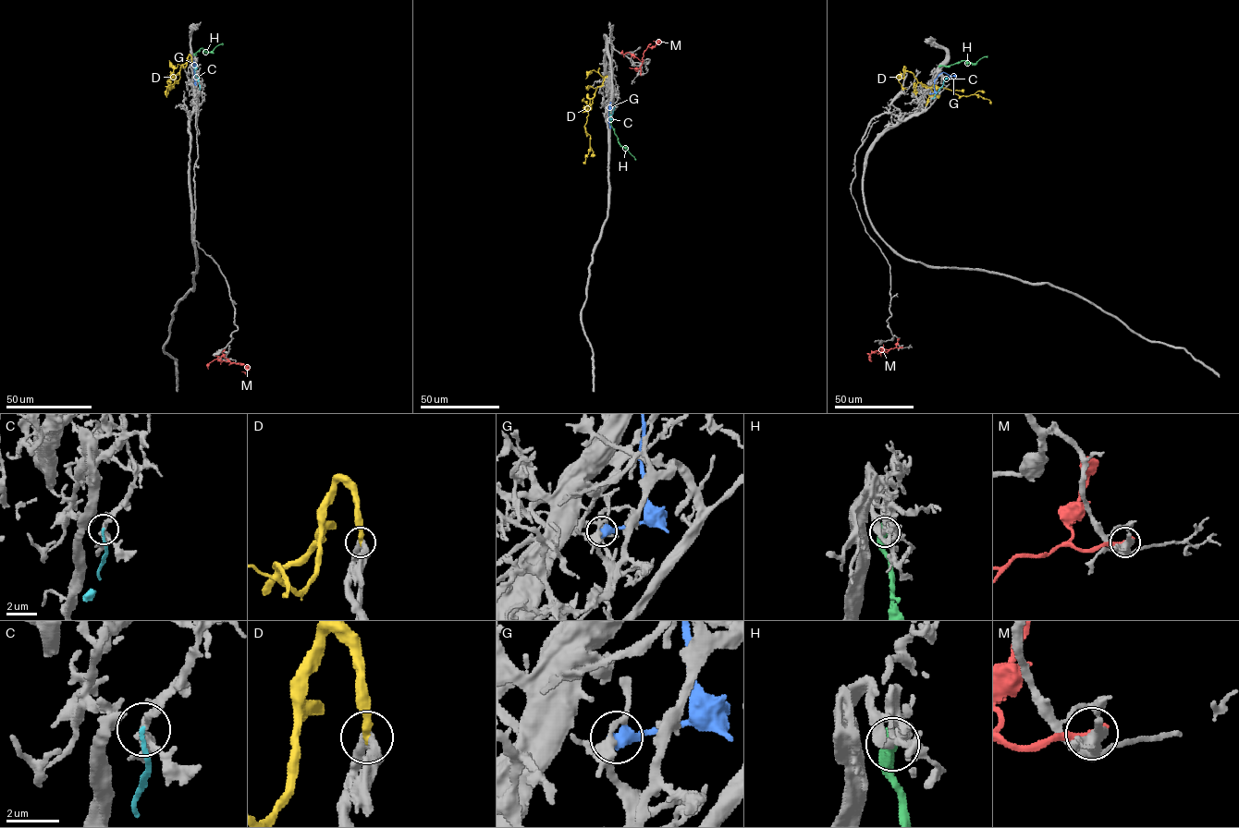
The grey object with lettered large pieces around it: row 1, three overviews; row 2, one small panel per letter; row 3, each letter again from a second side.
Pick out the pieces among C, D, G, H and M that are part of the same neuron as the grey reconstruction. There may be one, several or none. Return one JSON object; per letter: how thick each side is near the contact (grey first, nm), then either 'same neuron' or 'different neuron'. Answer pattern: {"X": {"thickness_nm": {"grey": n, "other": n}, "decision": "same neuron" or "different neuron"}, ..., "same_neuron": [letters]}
{"C": {"thickness_nm": {"grey": 220, "other": 150}, "decision": "different neuron"}, "D": {"thickness_nm": {"grey": 460, "other": 320}, "decision": "different neuron"}, "G": {"thickness_nm": {"grey": 280, "other": 480}, "decision": "different neuron"}, "H": {"thickness_nm": {"grey": 360, "other": 700}, "decision": "different neuron"}, "M": {"thickness_nm": {"grey": 400, "other": 320}, "decision": "different neuron"}, "same_neuron": []}

